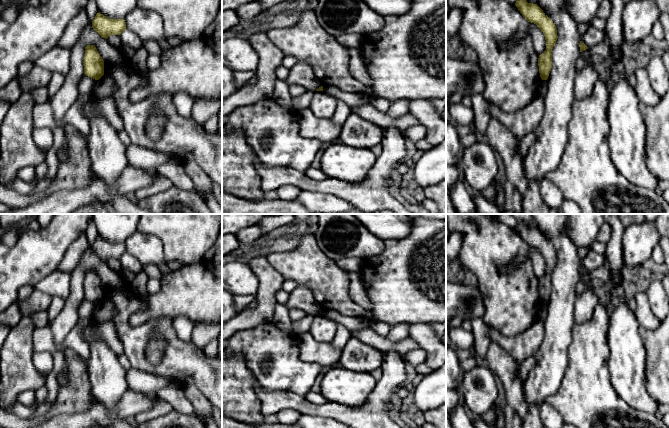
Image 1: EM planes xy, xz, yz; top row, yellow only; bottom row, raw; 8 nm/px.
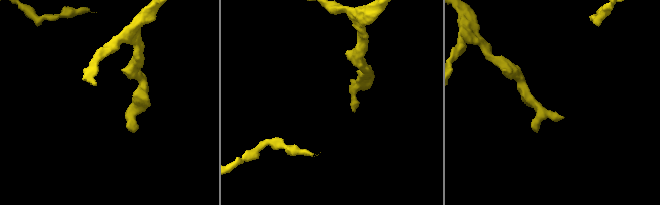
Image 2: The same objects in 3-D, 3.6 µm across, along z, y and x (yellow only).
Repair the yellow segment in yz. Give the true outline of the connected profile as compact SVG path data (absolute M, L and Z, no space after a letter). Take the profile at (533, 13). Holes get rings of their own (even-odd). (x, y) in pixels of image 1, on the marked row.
M517 0L515 6L528 22L536 24L543 32L546 40L546 50L539 55L538 66L542 80L547 80L552 68L552 49L557 41L557 29L553 21L543 12L543 10L526 0Z

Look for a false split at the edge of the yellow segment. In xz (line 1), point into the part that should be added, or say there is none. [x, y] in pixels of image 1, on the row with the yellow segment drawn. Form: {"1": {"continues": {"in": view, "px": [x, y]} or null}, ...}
{"1": {"continues": null}}

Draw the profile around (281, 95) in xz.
M277 80L275 83L273 99L288 108L290 111L296 112L292 106L293 97L290 95L288 85L284 80Z

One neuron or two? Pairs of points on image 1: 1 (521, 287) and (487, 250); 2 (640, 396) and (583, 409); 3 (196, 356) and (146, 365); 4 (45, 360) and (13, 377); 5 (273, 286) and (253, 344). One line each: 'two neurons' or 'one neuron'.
1: one neuron
2: two neurons
3: one neuron
4: two neurons
5: two neurons

